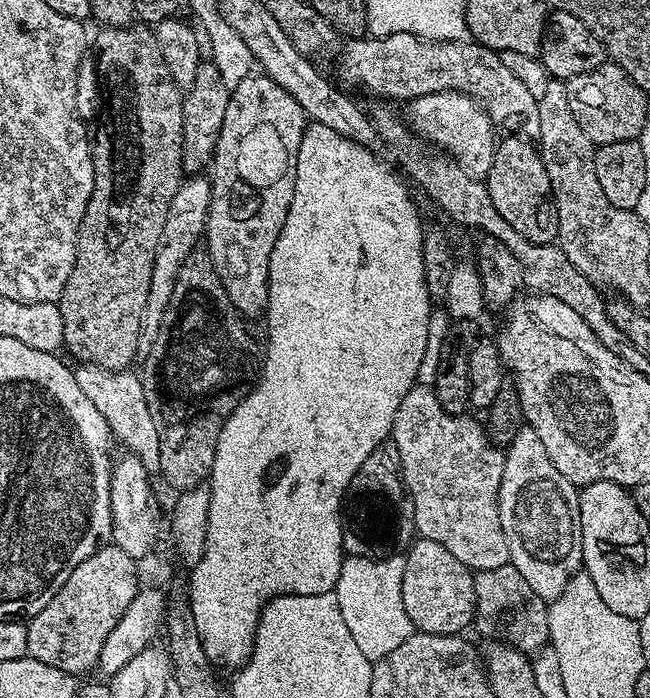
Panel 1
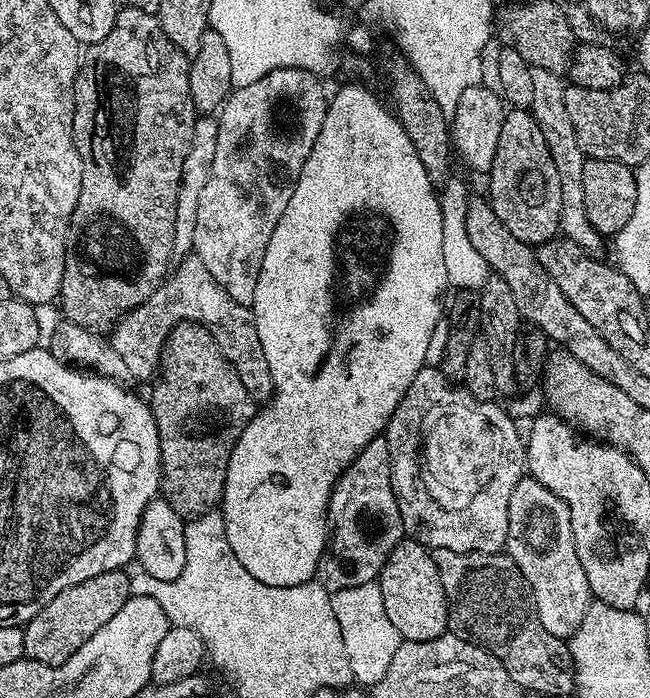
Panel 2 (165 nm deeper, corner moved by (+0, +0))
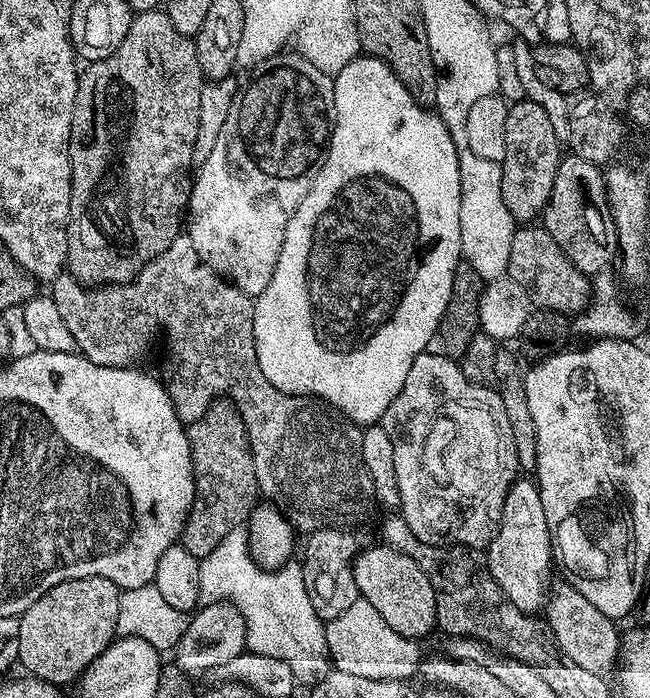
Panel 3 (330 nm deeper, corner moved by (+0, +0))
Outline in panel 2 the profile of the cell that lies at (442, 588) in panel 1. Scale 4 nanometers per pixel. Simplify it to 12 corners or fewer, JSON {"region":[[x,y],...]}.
{"region":[[411,538],[378,583],[401,638],[448,632],[436,557]]}

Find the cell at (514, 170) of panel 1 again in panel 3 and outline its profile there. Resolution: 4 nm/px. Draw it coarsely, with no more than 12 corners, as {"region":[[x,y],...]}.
{"region":[[527,98],[506,114],[502,202],[532,222],[552,196],[561,141]]}

